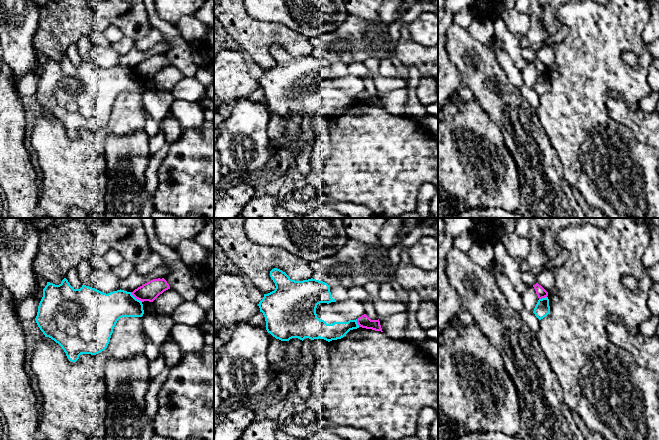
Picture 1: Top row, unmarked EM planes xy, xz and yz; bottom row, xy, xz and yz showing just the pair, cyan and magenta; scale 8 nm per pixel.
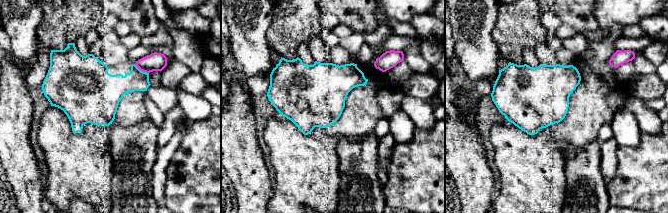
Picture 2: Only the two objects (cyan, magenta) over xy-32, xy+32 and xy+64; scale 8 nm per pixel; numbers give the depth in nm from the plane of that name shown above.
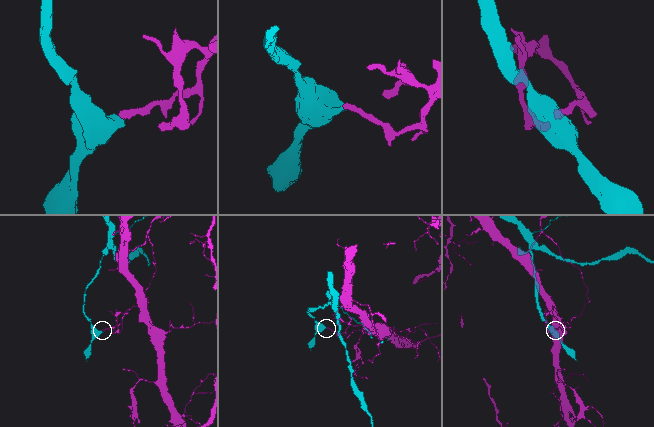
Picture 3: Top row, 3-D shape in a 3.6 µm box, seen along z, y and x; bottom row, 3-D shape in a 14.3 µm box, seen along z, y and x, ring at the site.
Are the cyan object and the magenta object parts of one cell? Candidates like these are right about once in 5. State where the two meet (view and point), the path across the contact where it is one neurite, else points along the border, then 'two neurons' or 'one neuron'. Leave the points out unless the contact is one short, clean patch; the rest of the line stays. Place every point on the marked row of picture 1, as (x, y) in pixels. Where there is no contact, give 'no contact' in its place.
meets cyan in xy at (135, 298); border along xy (130, 292), (142, 301); two neurons

